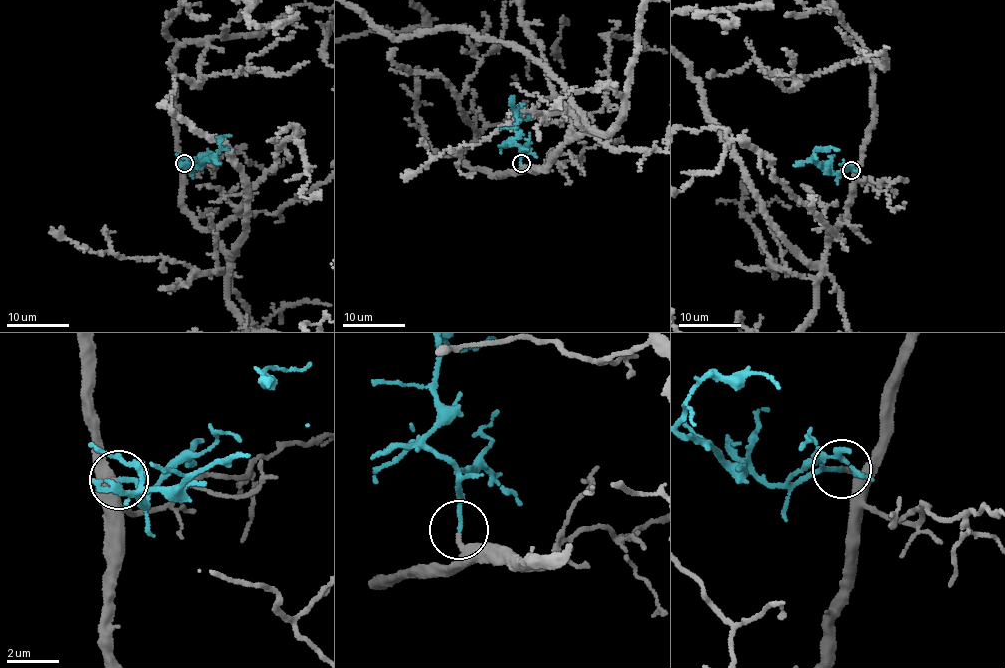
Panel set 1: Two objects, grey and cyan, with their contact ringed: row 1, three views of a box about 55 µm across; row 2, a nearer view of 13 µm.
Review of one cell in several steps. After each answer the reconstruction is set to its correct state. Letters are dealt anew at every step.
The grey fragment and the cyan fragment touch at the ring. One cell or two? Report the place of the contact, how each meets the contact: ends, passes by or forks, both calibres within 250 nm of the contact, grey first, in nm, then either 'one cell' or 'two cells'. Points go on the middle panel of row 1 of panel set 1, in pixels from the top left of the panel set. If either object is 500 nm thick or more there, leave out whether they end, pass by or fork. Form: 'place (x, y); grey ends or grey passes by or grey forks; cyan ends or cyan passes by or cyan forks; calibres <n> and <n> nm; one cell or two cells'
place (521, 163); grey ends; cyan ends; calibres 320 and 180 nm; one cell

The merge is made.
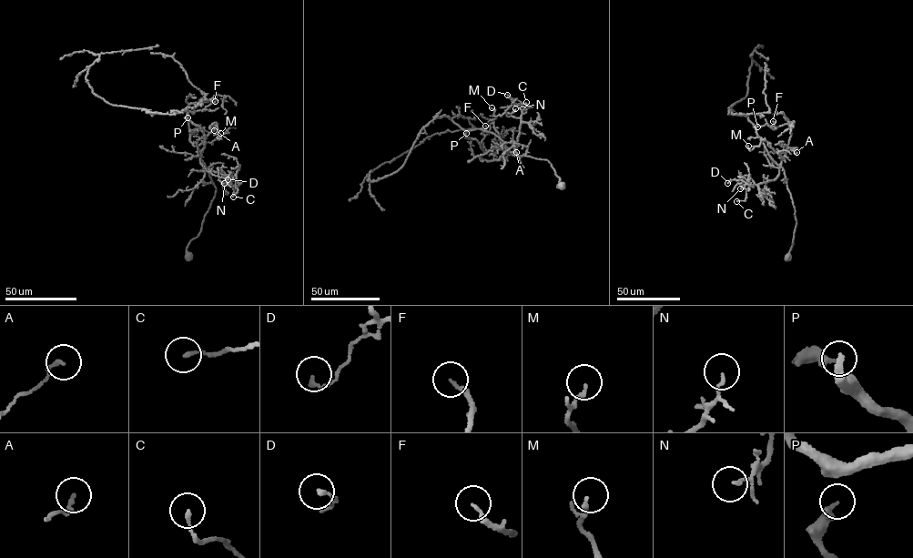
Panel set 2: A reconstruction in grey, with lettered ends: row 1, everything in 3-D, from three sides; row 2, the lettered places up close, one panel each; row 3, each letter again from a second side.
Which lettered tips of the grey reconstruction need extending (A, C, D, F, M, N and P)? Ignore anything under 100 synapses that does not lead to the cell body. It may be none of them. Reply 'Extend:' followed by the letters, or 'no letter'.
Extend: no letter

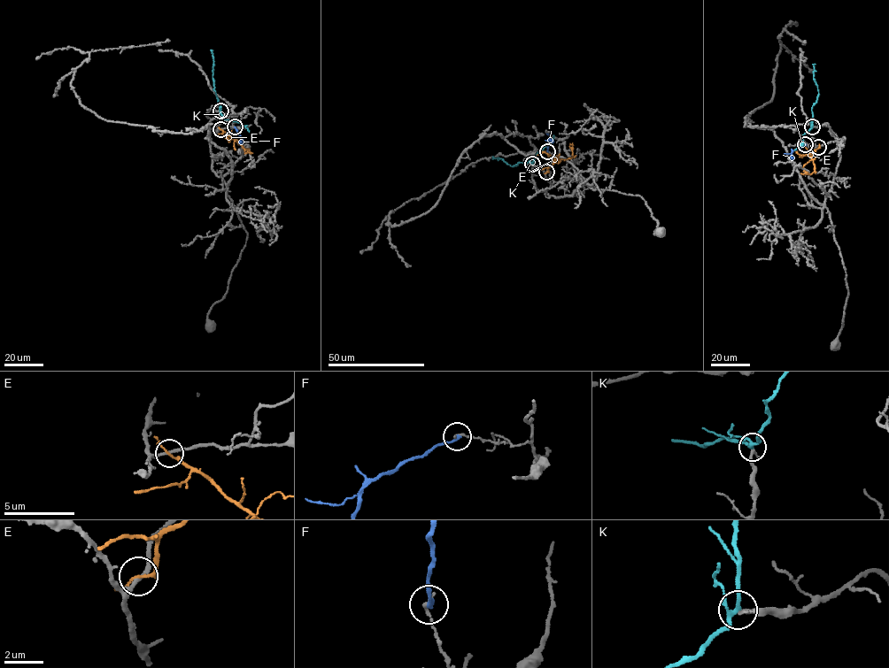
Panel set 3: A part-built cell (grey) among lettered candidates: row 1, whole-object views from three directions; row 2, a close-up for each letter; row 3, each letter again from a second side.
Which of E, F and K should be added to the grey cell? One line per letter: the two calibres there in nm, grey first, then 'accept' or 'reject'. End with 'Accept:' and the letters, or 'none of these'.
E: 200/150 nm | reject
F: 140/240 nm | reject
K: 240/200 nm | accept
Accept: K

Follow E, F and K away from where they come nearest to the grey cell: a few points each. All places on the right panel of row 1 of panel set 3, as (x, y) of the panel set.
E: (818, 147), (811, 157), (814, 171), (811, 174), (800, 173)
F: (805, 144), (788, 154), (784, 153)
K: (812, 126), (812, 107), (819, 93), (813, 73), (815, 64)

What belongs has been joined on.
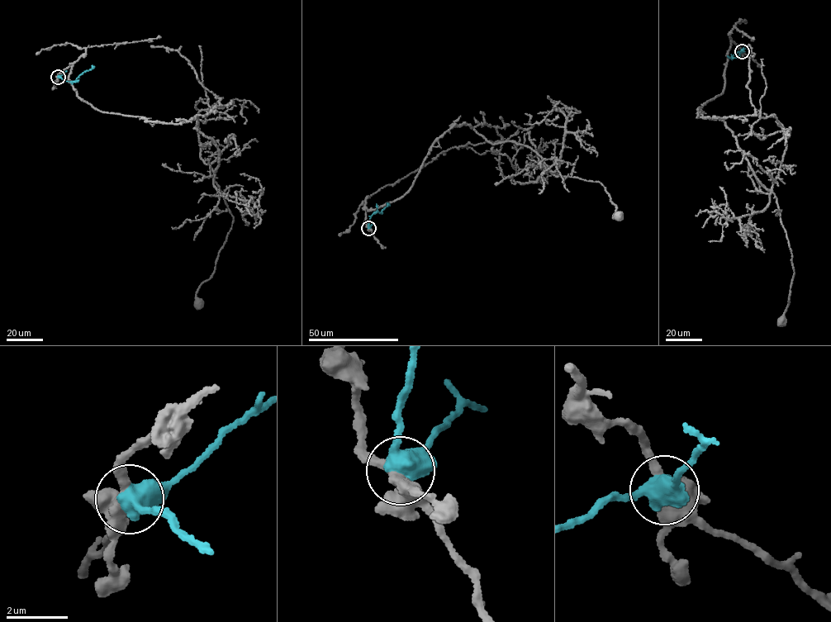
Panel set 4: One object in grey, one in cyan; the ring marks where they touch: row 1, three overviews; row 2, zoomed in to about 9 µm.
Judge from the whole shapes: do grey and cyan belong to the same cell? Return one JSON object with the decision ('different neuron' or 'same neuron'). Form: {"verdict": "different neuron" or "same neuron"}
{"verdict": "different neuron"}

